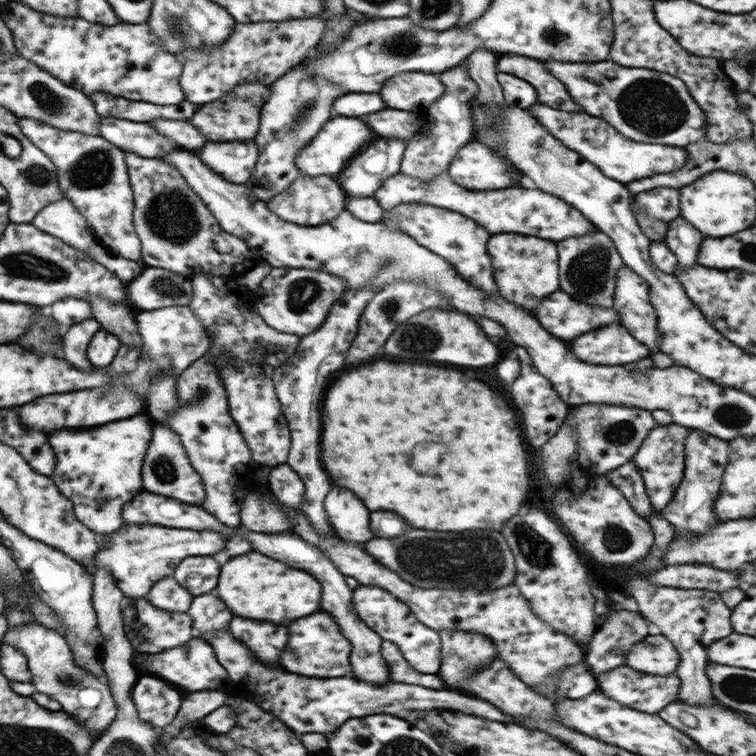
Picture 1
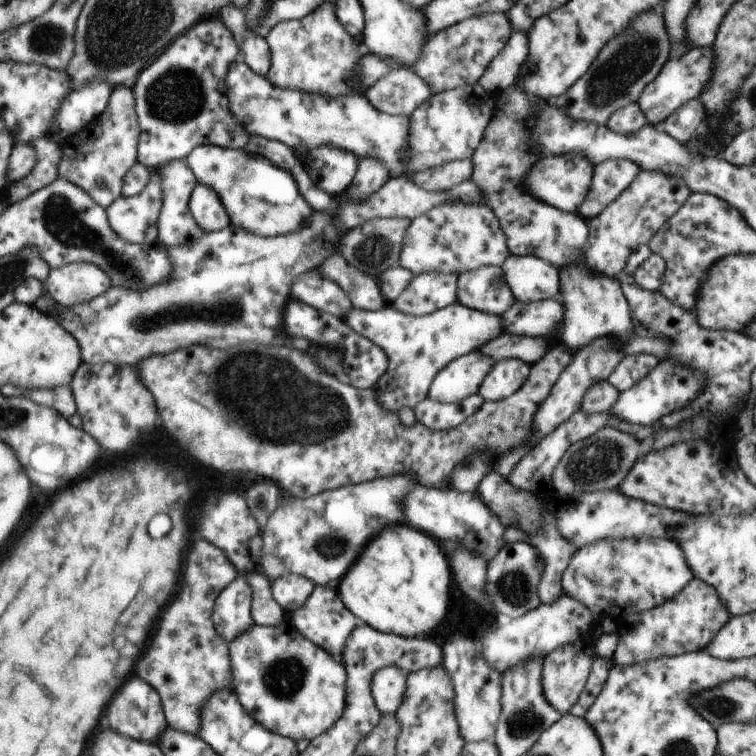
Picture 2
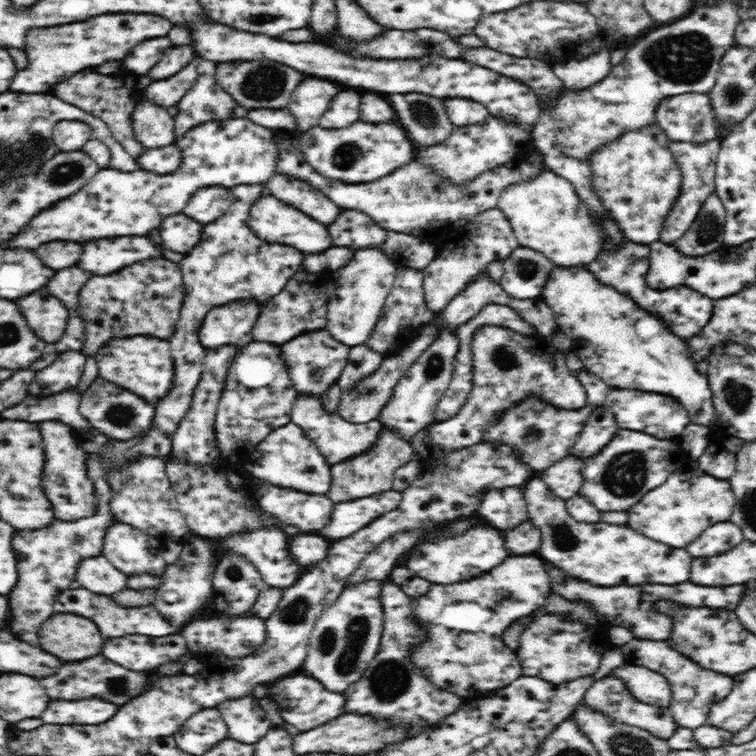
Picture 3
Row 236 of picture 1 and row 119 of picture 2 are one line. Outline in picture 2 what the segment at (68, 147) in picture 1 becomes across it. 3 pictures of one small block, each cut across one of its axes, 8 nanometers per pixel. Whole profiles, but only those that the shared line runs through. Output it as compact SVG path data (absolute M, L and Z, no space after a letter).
M118 85L99 118L75 136L61 142L62 158L58 177L64 177L78 185L101 207L109 207L122 196L124 175L137 162L140 133L132 88Z

